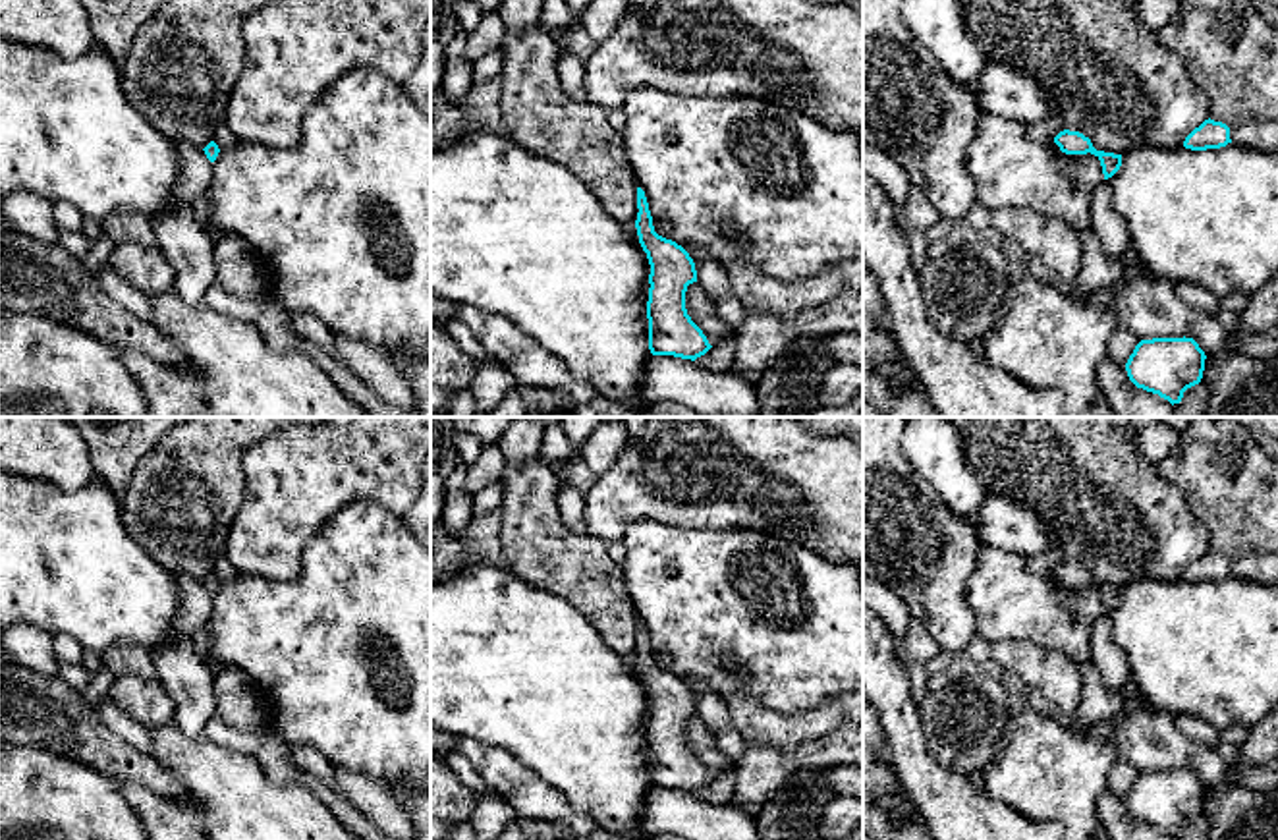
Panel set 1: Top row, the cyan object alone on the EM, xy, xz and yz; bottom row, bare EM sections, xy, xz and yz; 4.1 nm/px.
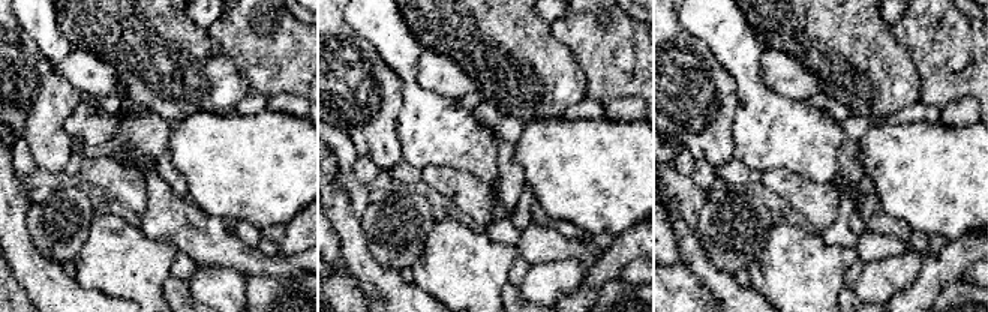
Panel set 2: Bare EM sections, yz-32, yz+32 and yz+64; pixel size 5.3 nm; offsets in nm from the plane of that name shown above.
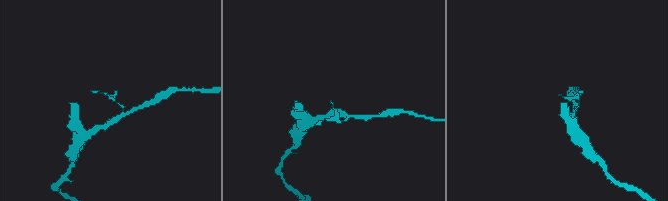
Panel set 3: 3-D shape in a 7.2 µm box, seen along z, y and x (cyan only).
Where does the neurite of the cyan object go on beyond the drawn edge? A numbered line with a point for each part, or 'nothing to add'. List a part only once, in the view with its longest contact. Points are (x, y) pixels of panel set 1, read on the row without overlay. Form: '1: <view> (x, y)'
nothing to add

